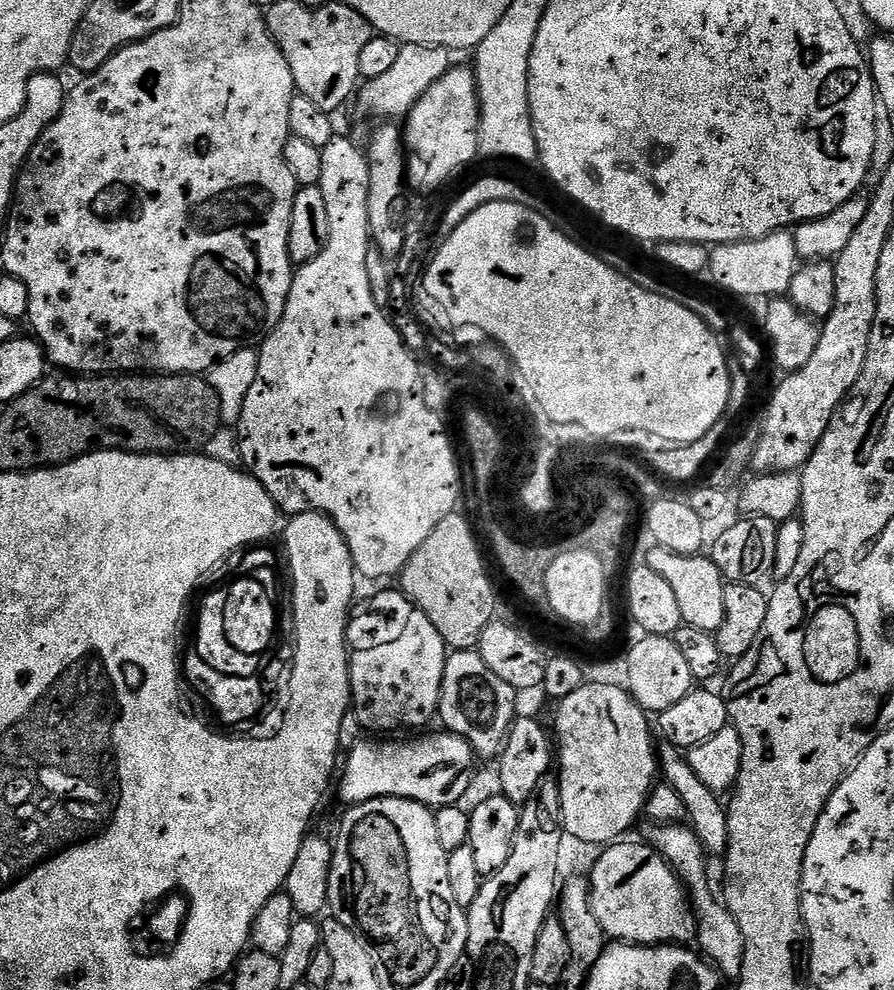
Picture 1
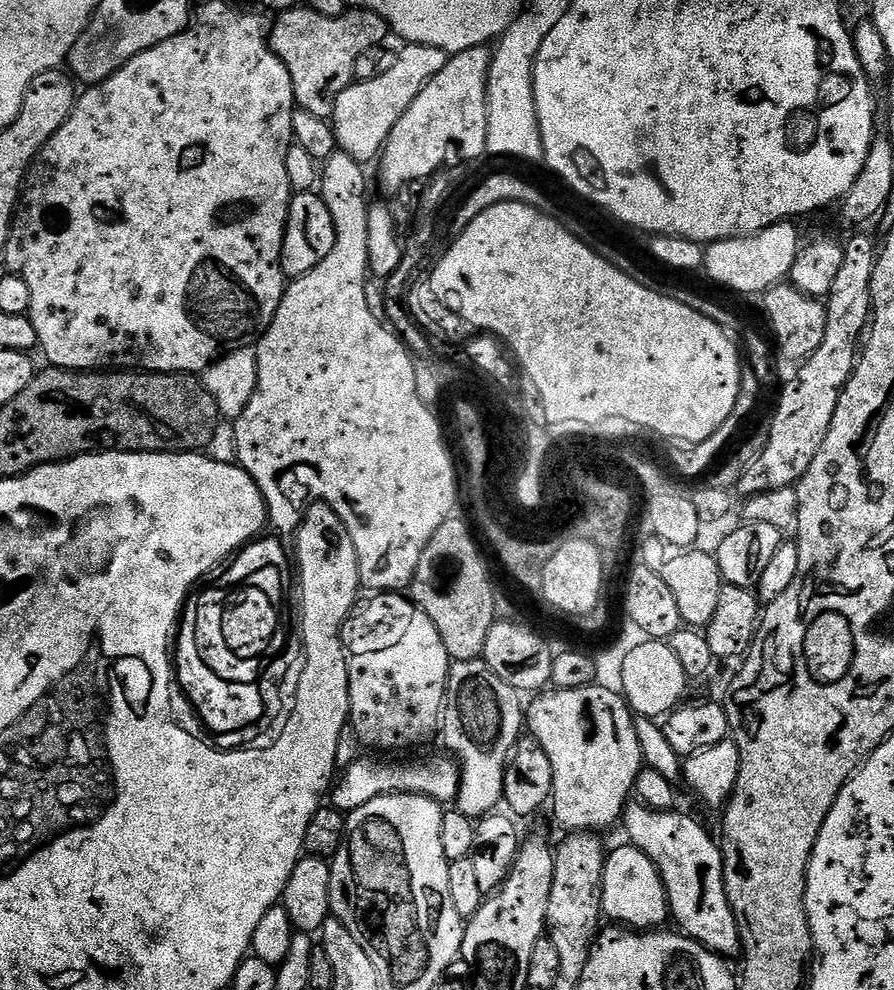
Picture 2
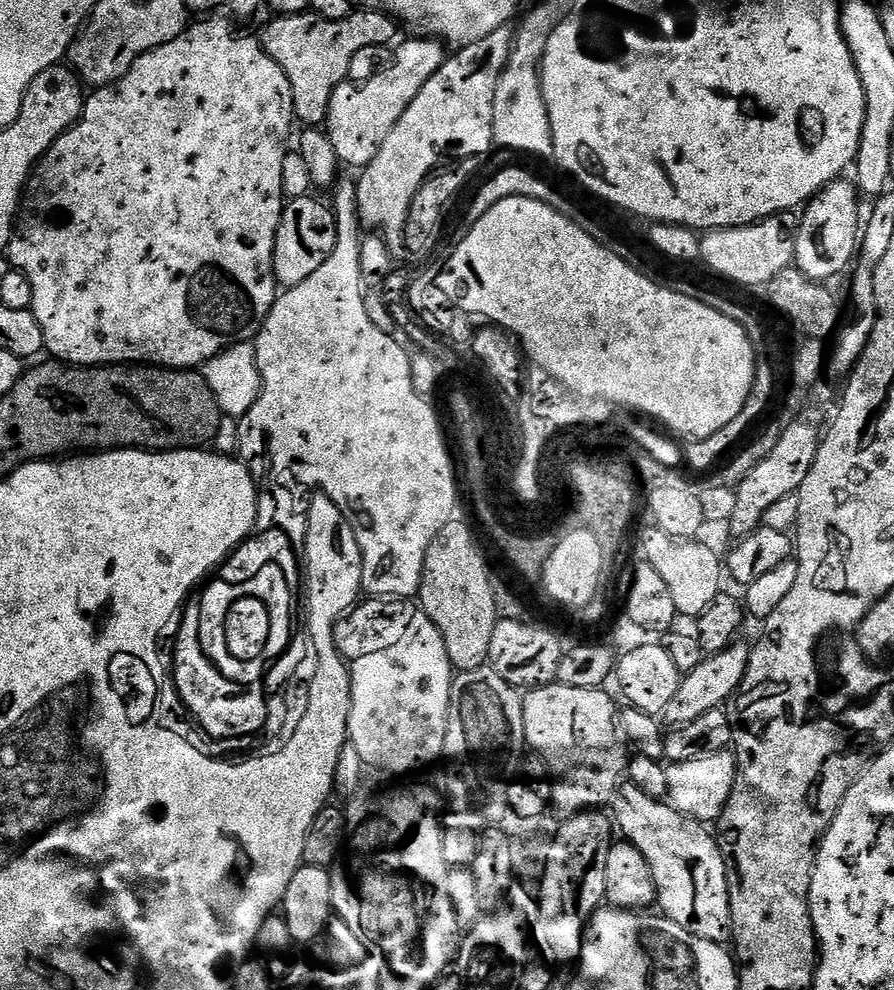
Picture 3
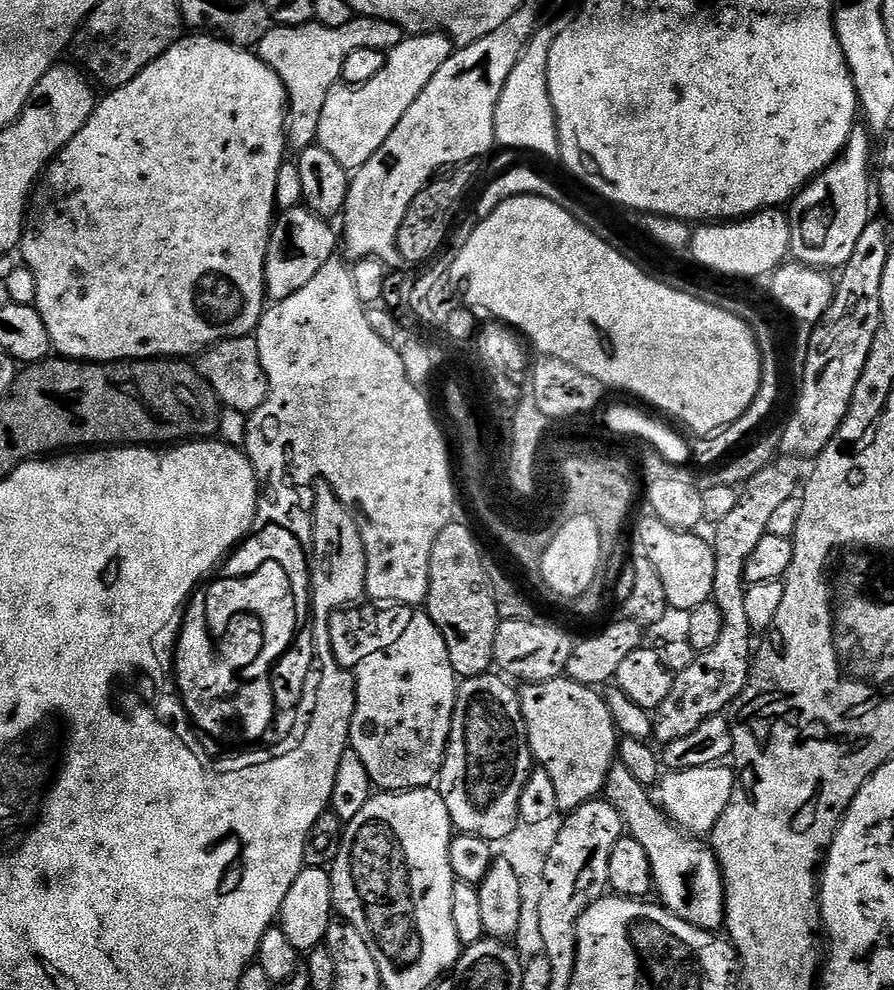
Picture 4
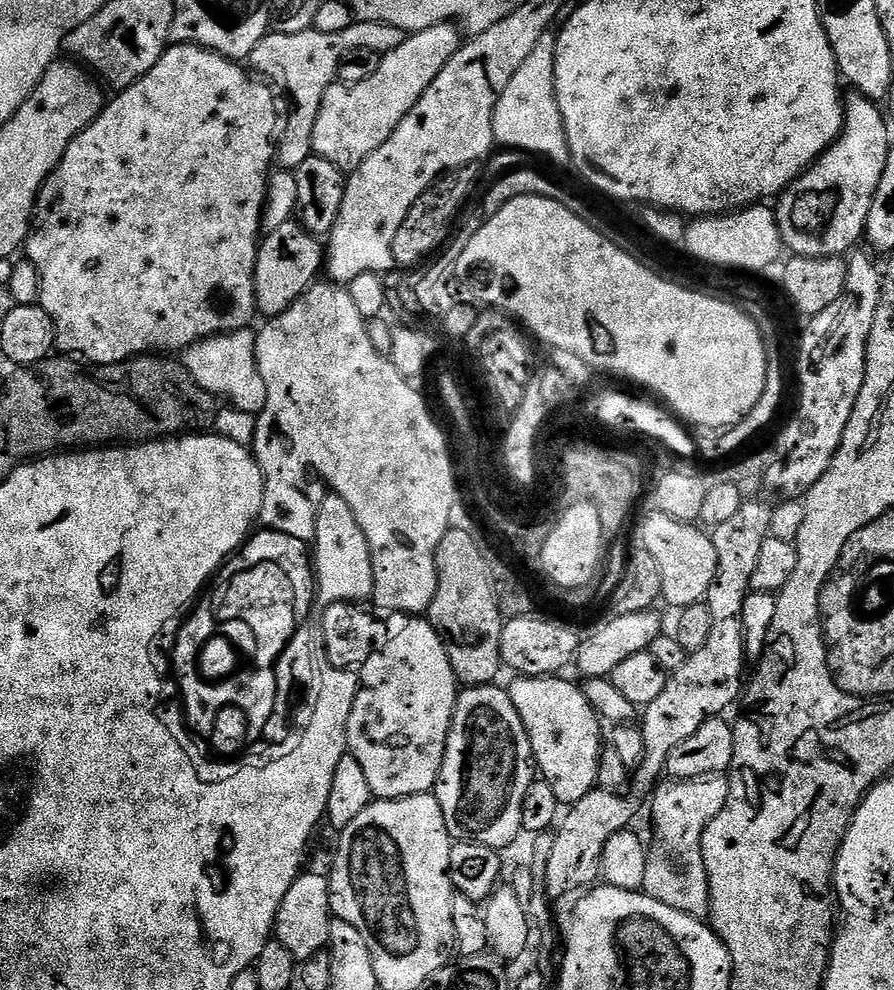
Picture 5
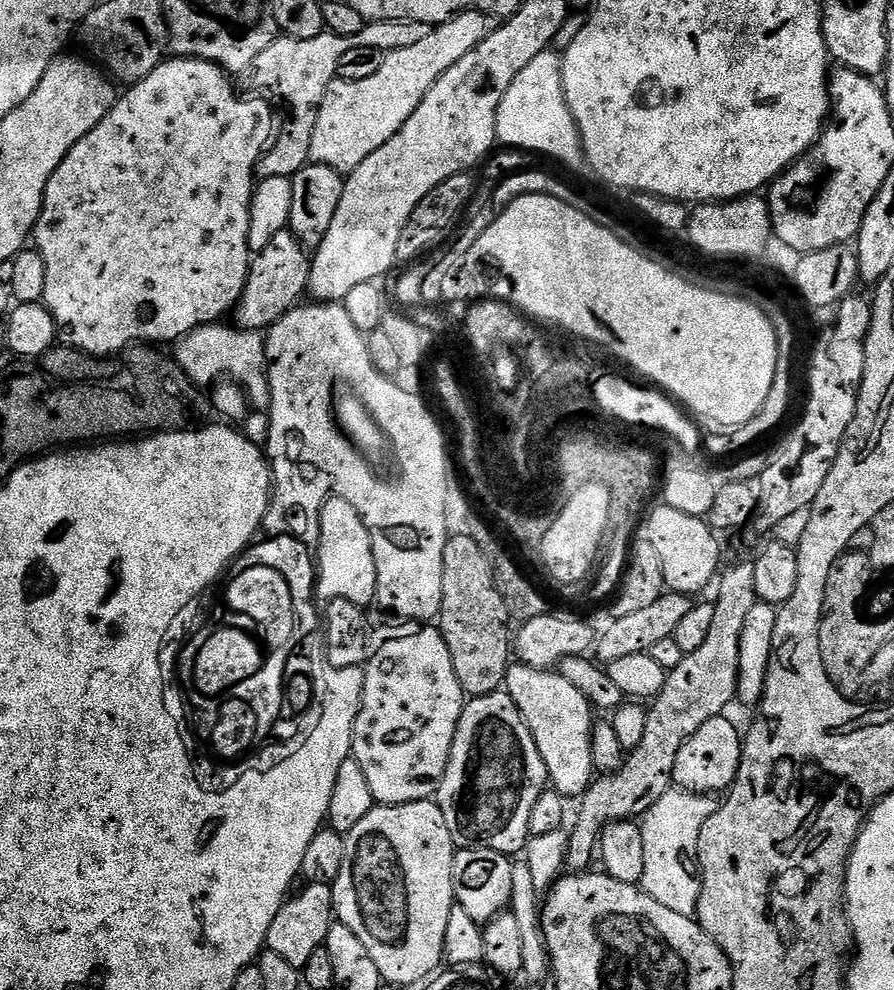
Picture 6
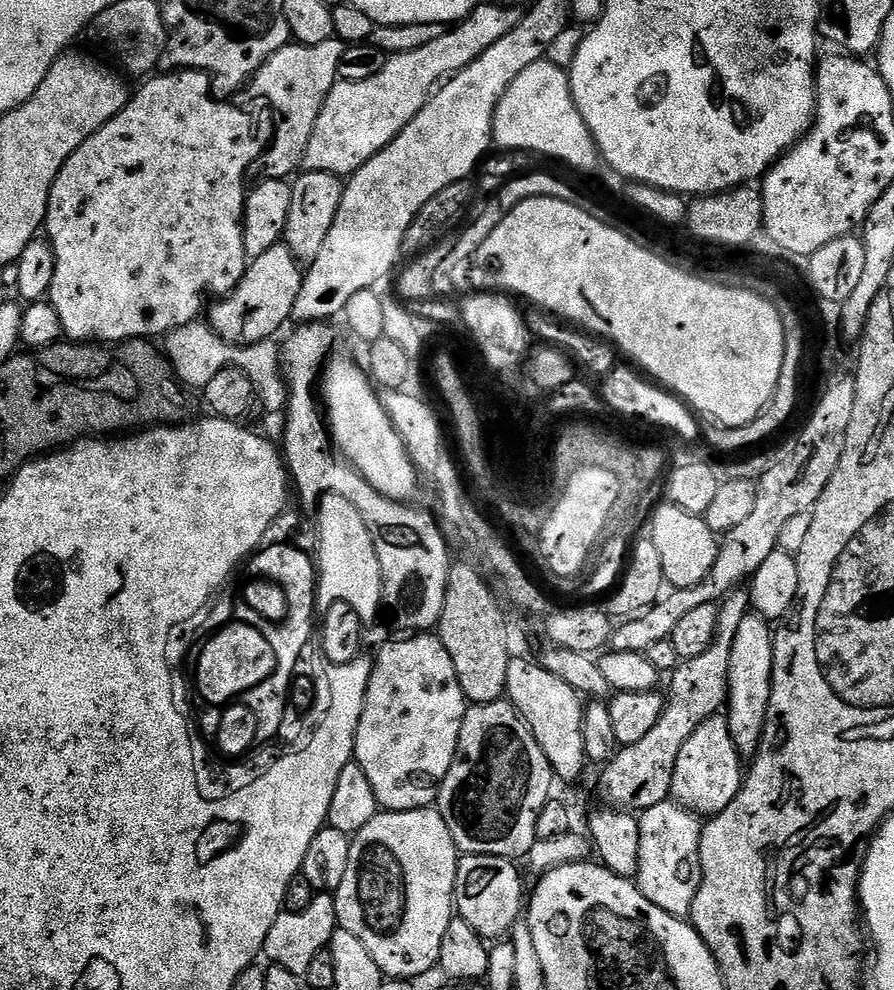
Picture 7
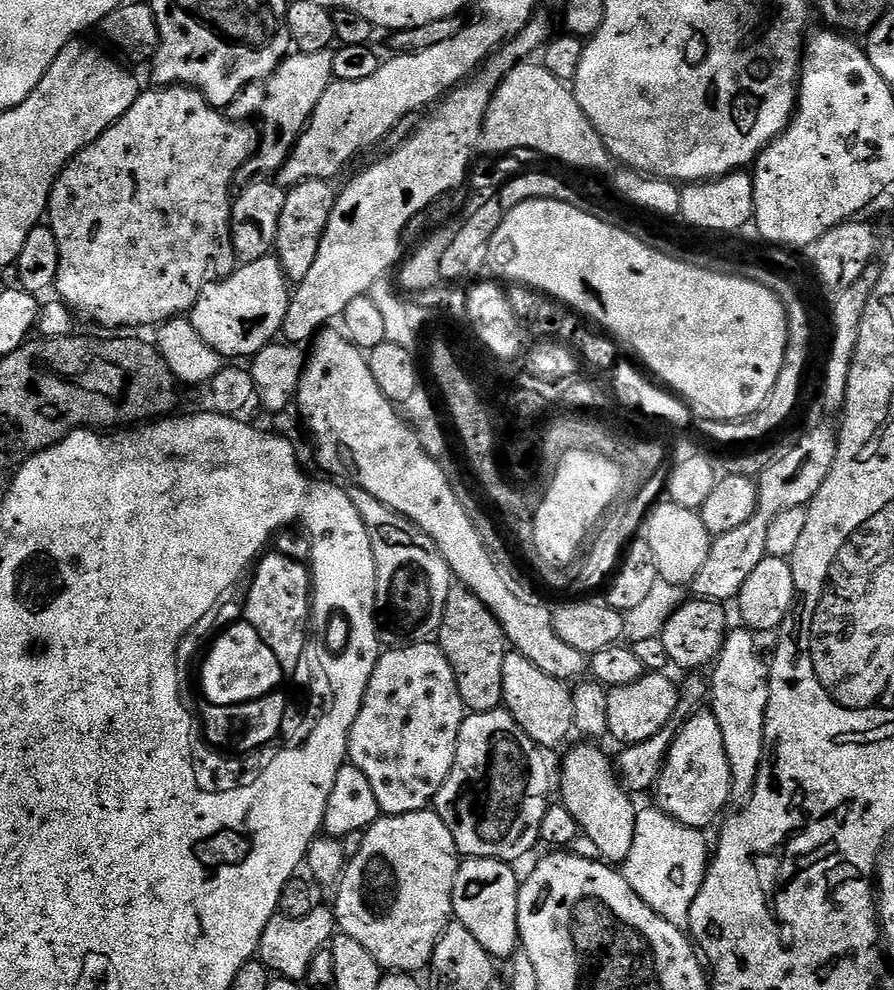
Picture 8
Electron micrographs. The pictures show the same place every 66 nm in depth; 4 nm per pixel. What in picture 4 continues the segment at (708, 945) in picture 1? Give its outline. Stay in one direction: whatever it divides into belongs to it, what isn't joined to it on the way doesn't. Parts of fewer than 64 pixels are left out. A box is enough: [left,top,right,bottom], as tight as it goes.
[602,762,725,933]

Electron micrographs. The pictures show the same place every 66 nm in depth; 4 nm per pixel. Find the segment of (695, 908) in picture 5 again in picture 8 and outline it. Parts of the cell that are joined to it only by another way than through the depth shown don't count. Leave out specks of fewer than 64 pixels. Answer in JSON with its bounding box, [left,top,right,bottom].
[622,807,710,929]

